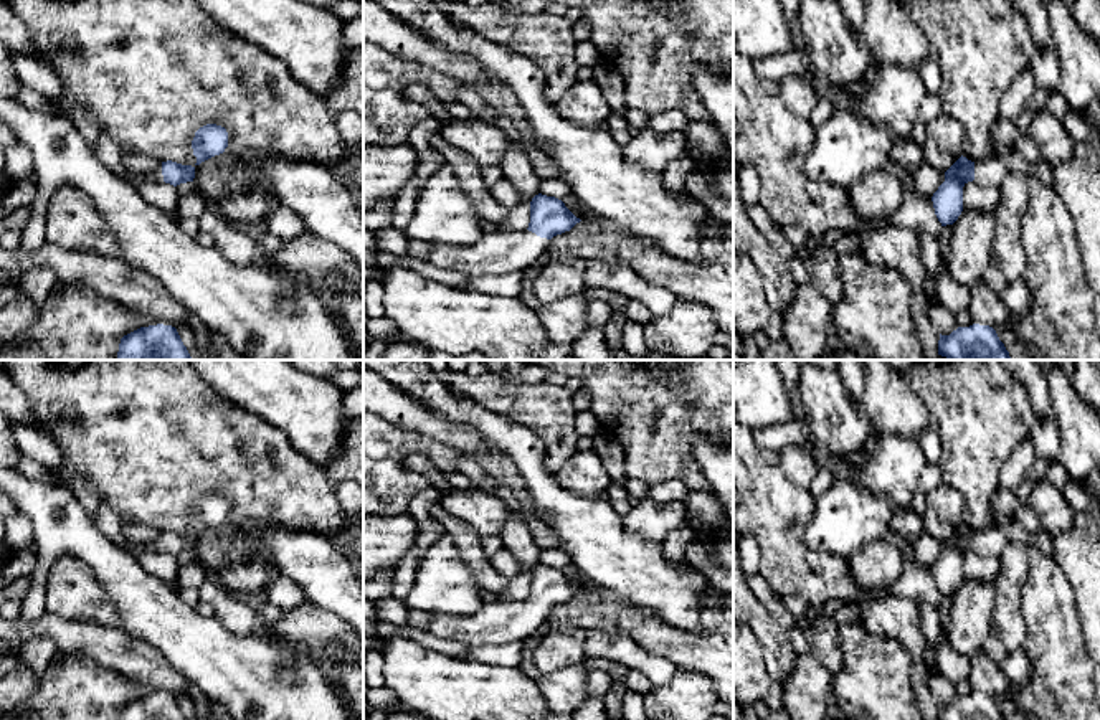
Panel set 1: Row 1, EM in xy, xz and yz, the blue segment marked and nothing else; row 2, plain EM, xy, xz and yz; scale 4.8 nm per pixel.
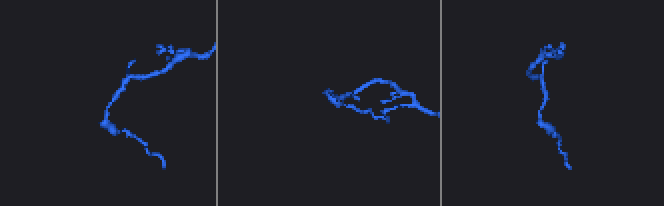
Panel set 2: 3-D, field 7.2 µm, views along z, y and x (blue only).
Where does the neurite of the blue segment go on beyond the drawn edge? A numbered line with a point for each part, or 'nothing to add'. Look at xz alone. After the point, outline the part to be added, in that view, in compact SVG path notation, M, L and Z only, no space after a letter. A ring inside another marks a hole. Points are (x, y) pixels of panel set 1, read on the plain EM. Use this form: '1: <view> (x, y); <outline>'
1: xz (496, 623); M495 599L467 616L429 613L428 631L439 639L471 647L524 642L545 621L548 611L529 599L514 603Z

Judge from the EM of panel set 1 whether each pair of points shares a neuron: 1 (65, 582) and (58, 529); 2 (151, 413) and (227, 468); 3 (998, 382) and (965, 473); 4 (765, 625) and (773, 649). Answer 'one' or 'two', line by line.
1: two
2: one
3: one
4: one

